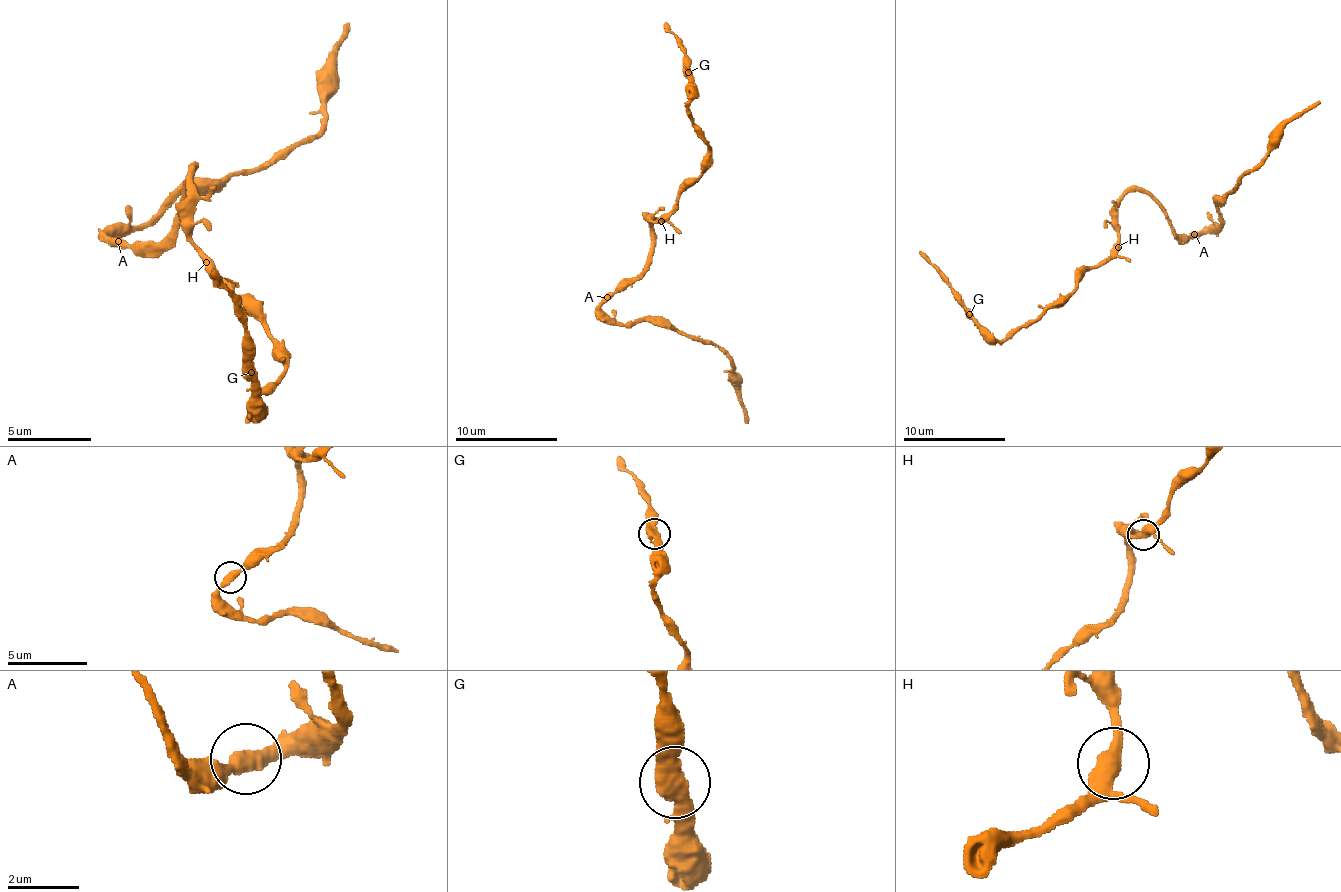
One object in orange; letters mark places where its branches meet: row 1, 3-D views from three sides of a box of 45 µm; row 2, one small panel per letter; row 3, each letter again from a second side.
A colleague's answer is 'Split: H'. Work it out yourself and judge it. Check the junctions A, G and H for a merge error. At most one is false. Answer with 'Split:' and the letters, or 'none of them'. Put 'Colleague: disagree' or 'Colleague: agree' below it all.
Split: none of them
Colleague: disagree

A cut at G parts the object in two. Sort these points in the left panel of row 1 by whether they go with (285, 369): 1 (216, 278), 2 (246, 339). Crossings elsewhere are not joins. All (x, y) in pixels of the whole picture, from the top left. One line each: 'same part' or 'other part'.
1: other part
2: other part

